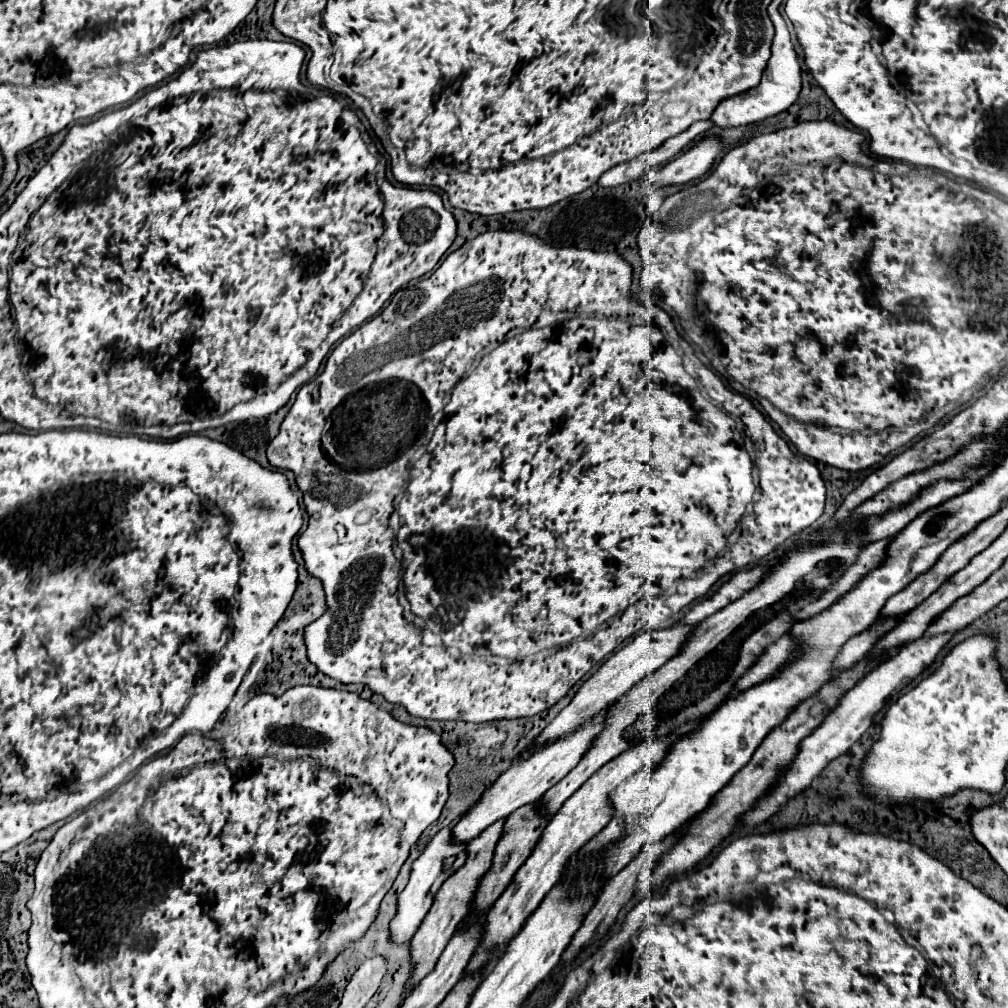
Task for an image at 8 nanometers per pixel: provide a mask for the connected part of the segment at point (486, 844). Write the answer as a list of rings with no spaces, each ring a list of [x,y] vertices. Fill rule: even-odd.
[[[498,820],[496,824],[492,824],[490,828],[486,828],[486,832],[482,832],[476,840],[472,840],[468,846],[466,846],[466,852],[468,852],[468,858],[464,862],[462,868],[458,868],[456,872],[450,874],[450,878],[440,886],[438,894],[434,896],[434,904],[430,908],[430,912],[426,914],[426,918],[422,920],[420,928],[416,930],[412,942],[410,942],[410,964],[412,964],[412,970],[410,970],[410,978],[406,980],[404,984],[404,996],[412,992],[412,988],[428,974],[432,972],[432,964],[436,964],[436,960],[440,958],[440,952],[444,952],[444,944],[448,944],[448,940],[452,938],[452,932],[456,930],[458,922],[468,914],[468,906],[470,906],[470,900],[472,900],[472,894],[480,882],[480,878],[488,872],[490,868],[490,862],[492,862],[492,854],[494,854],[494,846],[496,846],[496,840],[500,838],[500,832],[502,832],[502,826],[504,826],[504,820]]]

